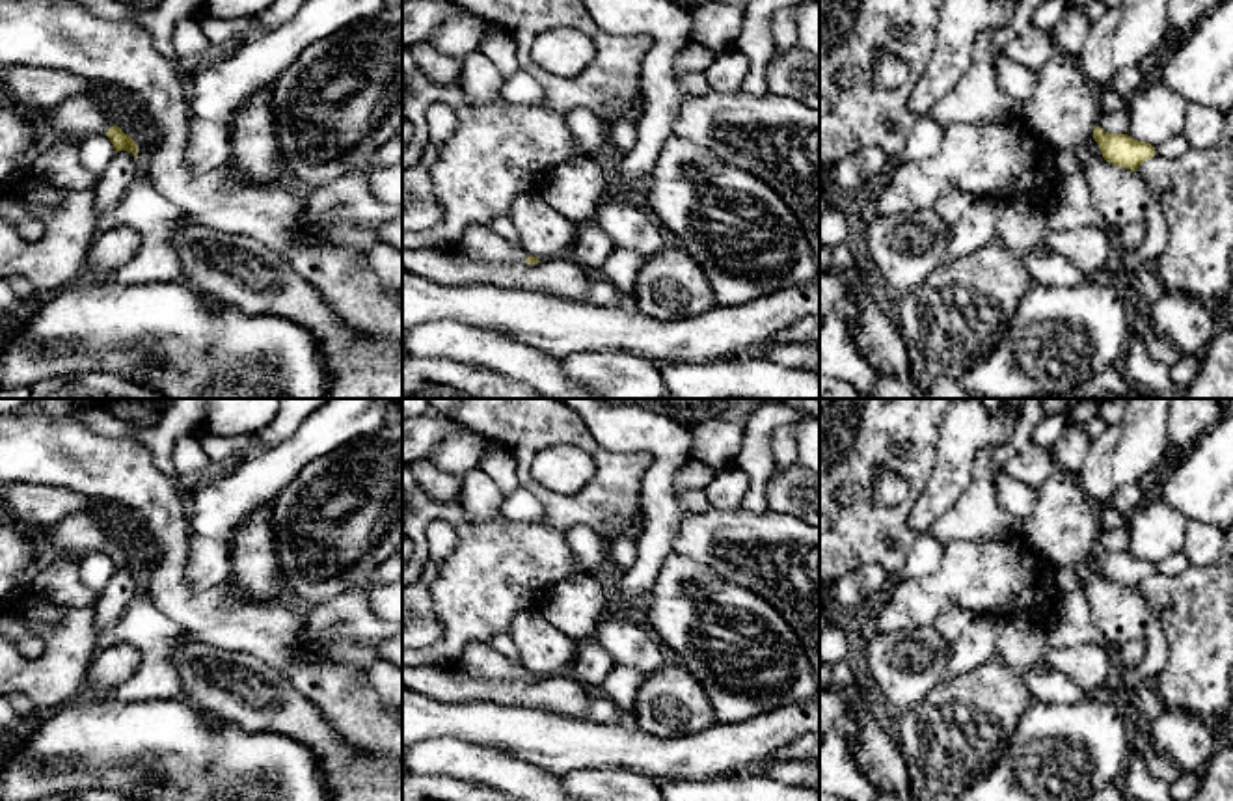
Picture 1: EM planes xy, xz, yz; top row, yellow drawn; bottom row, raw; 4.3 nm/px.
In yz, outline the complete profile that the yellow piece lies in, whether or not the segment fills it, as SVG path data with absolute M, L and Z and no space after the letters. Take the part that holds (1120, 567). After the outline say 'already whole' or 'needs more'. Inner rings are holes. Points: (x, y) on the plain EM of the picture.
M1095 544L1093 557L1099 561L1106 579L1131 589L1136 589L1157 572L1151 561L1138 559L1129 551L1108 551L1101 544Z | already whole

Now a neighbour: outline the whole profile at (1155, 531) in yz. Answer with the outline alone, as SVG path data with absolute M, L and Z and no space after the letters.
M1158 496L1145 499L1138 510L1127 518L1127 551L1153 564L1173 553L1181 553L1186 535L1186 518L1164 503Z

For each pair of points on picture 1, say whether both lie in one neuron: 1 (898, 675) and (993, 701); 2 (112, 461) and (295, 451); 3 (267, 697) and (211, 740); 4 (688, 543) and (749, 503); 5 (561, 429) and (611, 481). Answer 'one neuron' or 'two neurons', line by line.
1: two neurons
2: two neurons
3: two neurons
4: two neurons
5: one neuron

